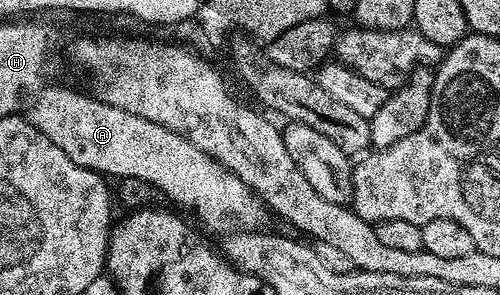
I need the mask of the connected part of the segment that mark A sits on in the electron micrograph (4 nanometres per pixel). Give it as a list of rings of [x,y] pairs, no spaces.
[[[43,86],[37,89],[34,98],[28,104],[30,124],[56,142],[76,166],[101,172],[107,178],[122,176],[123,181],[139,180],[149,187],[151,184],[172,203],[191,208],[214,232],[256,232],[263,227],[268,209],[261,198],[219,160],[204,154],[200,146],[192,146],[188,138],[156,122],[148,122],[148,118],[106,104],[97,95],[84,96],[72,88]]]

